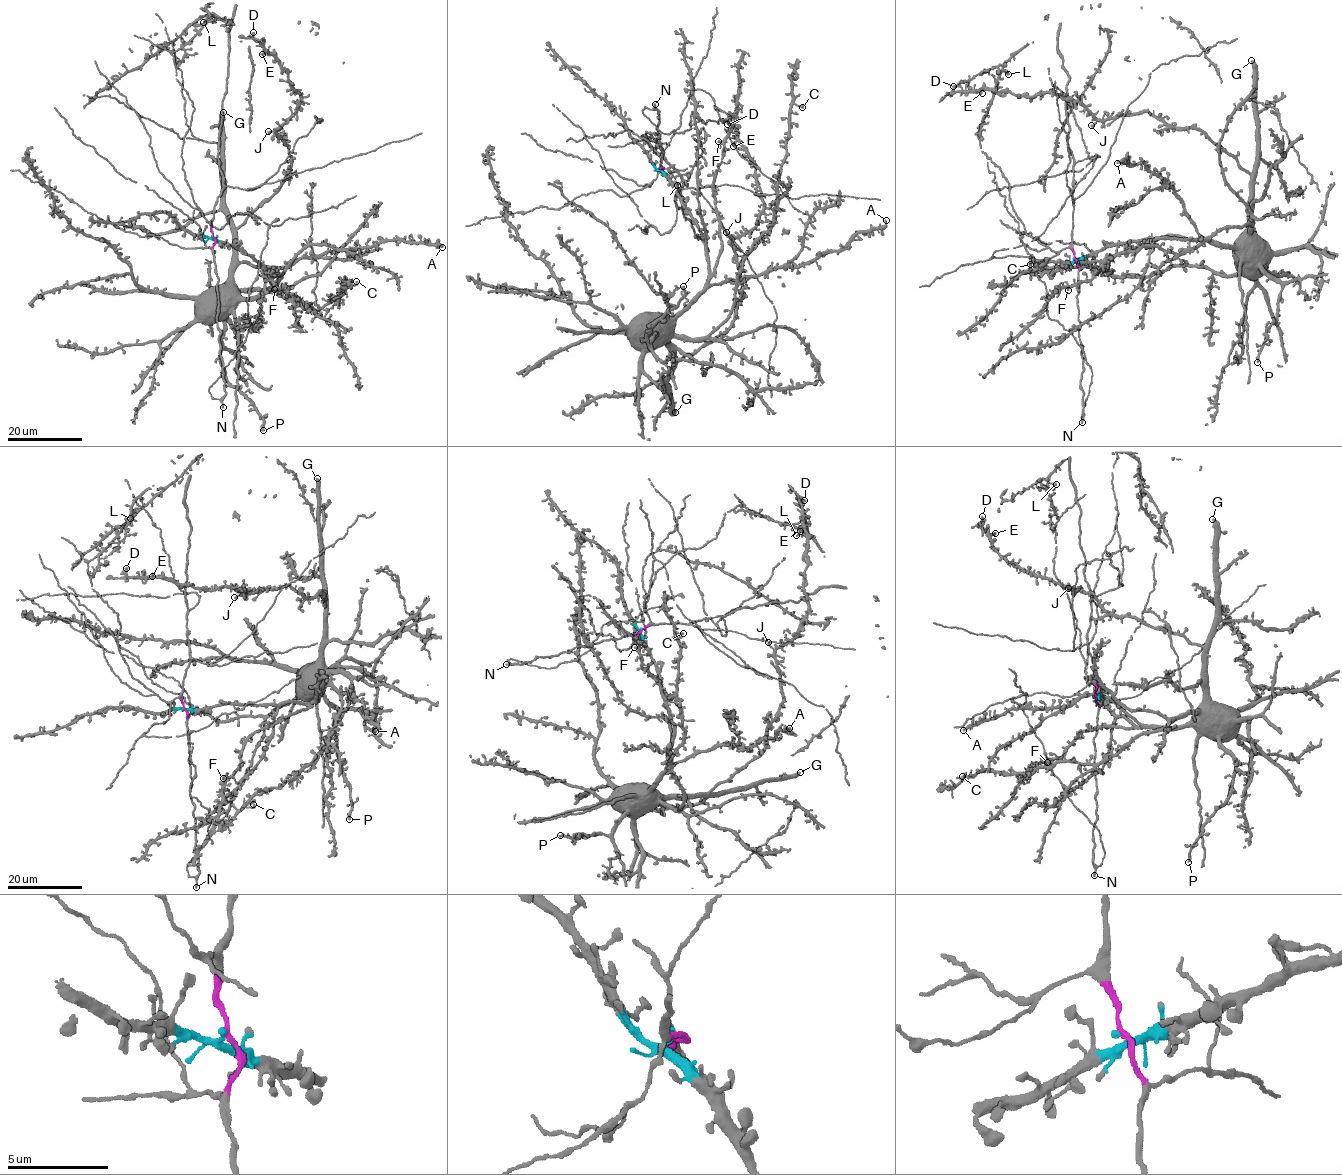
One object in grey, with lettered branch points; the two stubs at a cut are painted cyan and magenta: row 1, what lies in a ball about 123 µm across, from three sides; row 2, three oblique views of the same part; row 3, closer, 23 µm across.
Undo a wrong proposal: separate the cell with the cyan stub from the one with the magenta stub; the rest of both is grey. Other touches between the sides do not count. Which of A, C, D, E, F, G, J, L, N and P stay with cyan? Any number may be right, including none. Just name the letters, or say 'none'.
A, C, D, E, F, G, J, P

